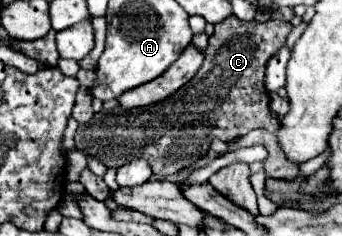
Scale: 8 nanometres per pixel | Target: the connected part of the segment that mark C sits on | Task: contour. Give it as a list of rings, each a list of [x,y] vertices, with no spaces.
[[[229,16],[227,20],[215,24],[215,32],[209,38],[209,46],[205,50],[205,62],[199,72],[171,98],[143,106],[133,110],[103,109],[95,113],[90,124],[85,124],[75,134],[75,148],[89,158],[97,158],[107,168],[119,168],[131,160],[147,160],[155,178],[165,178],[175,174],[187,166],[191,166],[201,154],[207,152],[211,138],[221,138],[231,142],[239,136],[245,136],[253,128],[265,128],[269,132],[279,130],[279,122],[269,114],[269,92],[265,88],[265,68],[267,62],[275,56],[275,52],[285,44],[287,34],[291,32],[291,22],[269,20],[259,24],[257,20],[239,20],[237,16]]]

